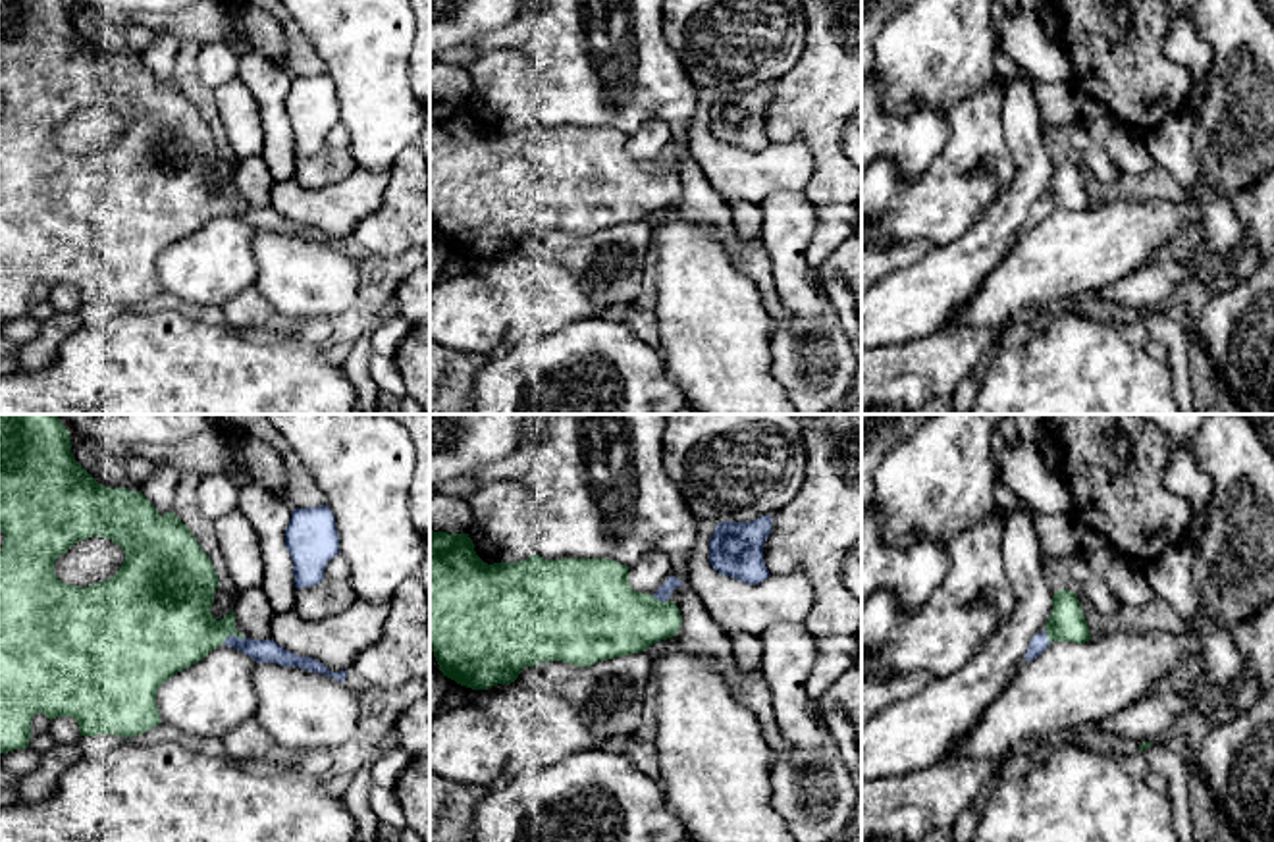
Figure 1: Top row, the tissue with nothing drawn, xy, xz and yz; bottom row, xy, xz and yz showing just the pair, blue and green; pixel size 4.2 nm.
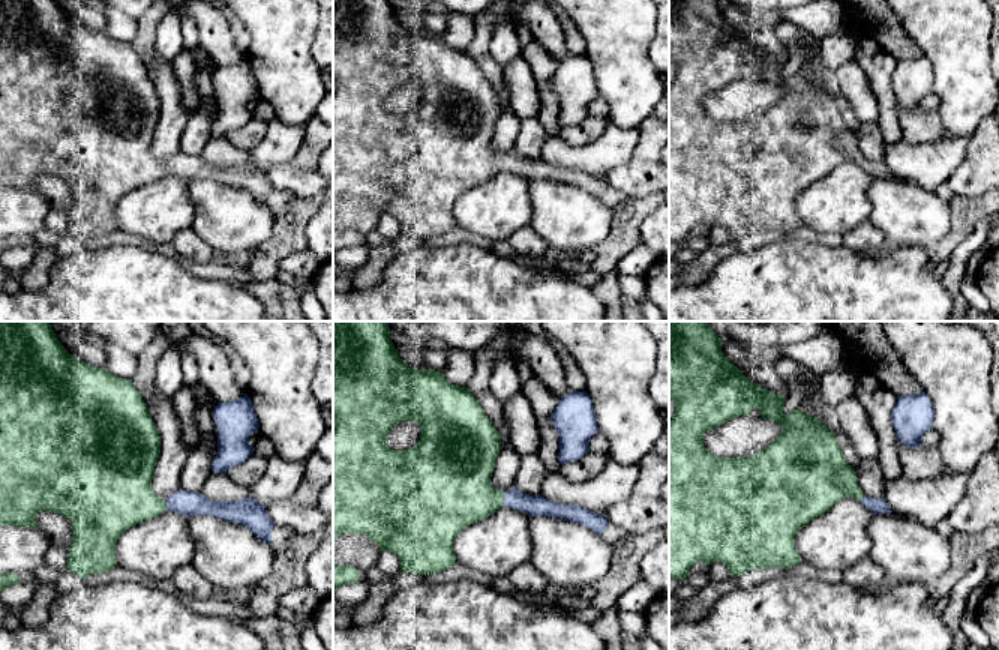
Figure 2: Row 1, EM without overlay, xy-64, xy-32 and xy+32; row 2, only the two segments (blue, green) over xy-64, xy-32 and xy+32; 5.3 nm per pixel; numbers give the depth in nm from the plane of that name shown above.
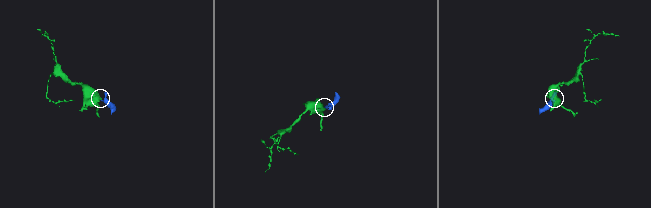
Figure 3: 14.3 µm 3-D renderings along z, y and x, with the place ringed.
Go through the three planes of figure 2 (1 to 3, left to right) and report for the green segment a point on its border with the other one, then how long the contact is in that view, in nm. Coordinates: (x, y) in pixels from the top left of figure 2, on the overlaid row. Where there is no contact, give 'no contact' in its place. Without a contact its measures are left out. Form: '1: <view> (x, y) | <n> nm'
1: xy-64 (165, 505) | 50 nm
2: xy-32 (504, 499) | 80 nm
3: xy+32 (863, 497) | 40 nm

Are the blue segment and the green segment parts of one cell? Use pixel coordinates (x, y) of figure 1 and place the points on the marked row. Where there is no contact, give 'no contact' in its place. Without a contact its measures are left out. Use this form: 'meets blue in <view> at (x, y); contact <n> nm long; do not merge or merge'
meets blue in xy at (232, 636); contact 100 nm long; merge

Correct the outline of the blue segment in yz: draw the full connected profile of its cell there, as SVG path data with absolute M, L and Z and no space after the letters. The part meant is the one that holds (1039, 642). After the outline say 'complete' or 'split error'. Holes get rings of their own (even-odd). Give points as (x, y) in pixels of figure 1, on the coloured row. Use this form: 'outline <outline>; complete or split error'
outline M1060 590L1052 595L1047 628L1031 638L1023 661L1037 659L1050 642L1085 644L1089 640L1089 626L1075 592Z; split error

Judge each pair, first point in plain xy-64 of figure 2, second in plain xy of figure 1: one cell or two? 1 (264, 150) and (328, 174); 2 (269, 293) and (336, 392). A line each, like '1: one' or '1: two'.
1: two
2: two

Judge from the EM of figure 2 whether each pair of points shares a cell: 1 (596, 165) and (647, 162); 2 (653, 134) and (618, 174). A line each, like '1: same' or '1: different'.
1: different
2: same

